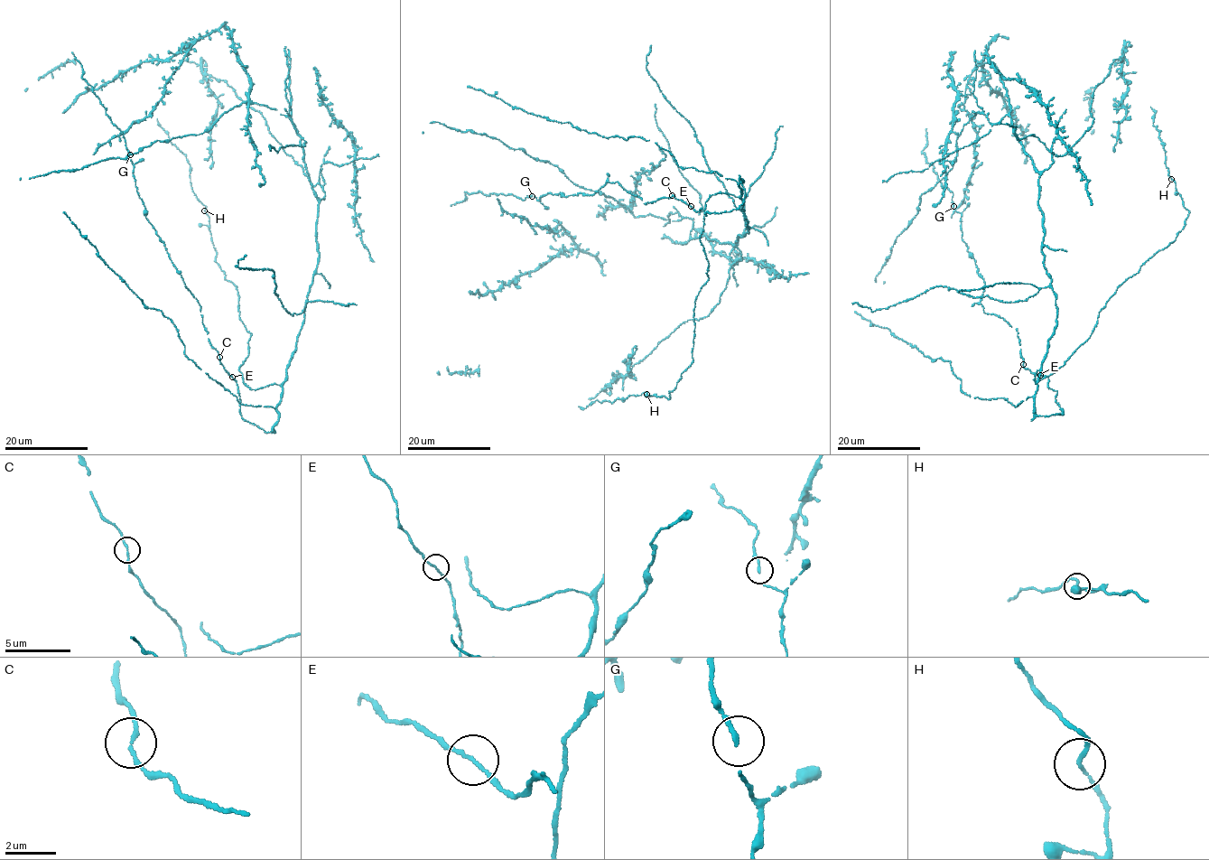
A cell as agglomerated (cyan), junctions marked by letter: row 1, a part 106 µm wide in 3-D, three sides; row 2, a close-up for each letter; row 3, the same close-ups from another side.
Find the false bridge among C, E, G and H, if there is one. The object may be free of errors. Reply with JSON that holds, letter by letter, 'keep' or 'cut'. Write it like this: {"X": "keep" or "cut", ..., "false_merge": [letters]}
{"C": "keep", "E": "keep", "G": "keep", "H": "keep", "false_merge": []}

